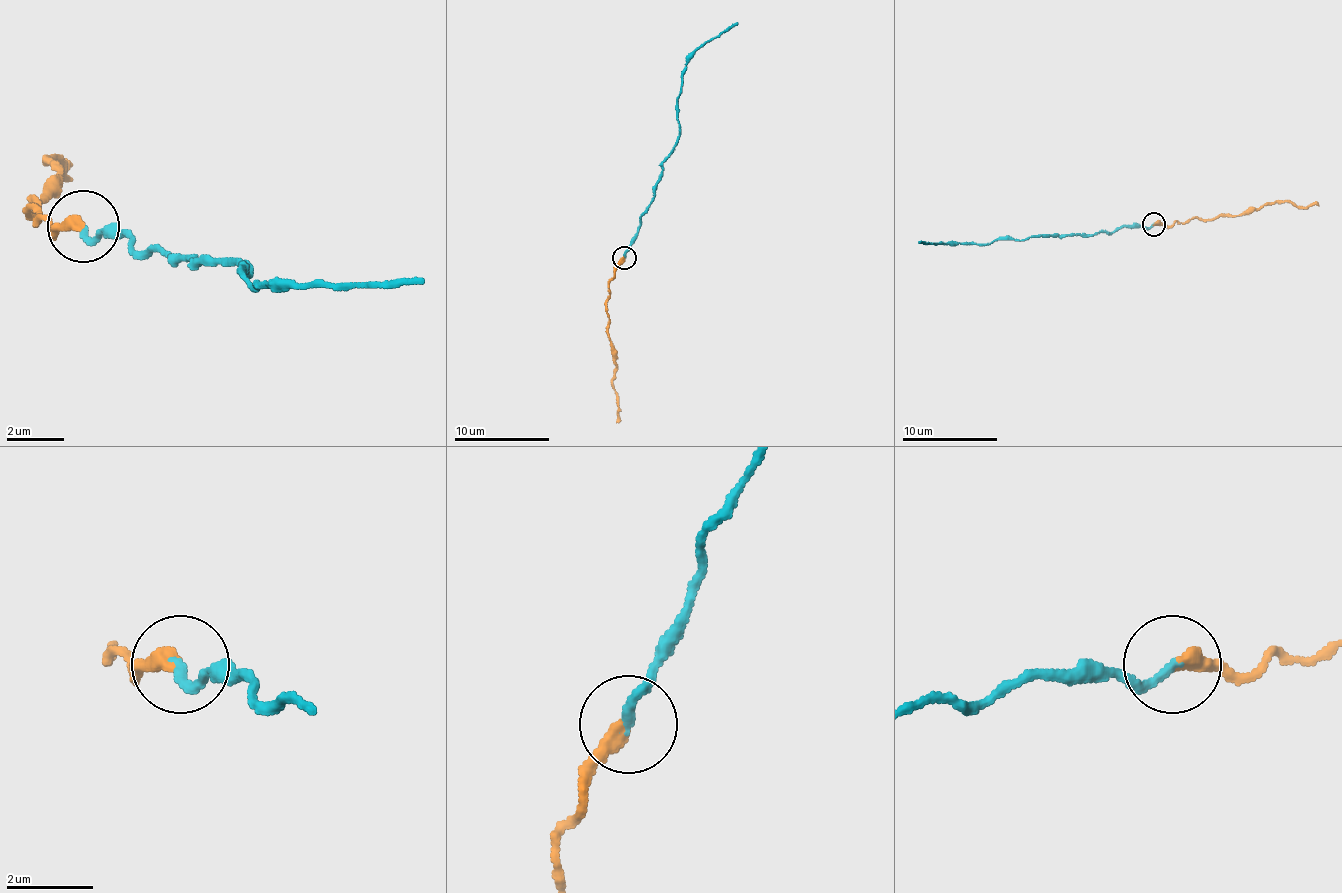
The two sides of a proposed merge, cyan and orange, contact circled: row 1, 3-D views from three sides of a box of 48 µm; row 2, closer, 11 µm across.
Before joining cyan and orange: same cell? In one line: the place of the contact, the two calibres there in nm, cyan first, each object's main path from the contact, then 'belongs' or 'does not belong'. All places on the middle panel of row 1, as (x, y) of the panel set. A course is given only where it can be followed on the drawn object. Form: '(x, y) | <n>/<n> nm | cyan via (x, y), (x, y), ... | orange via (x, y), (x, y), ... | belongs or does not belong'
(624, 258) | 220/380 nm | cyan via (625, 258), (653, 196), (660, 163), (679, 135), (677, 97), (682, 92), (682, 71), (706, 42), (736, 23) | orange via (625, 258), (608, 284), (606, 303), (615, 370), (615, 422) | does not belong

